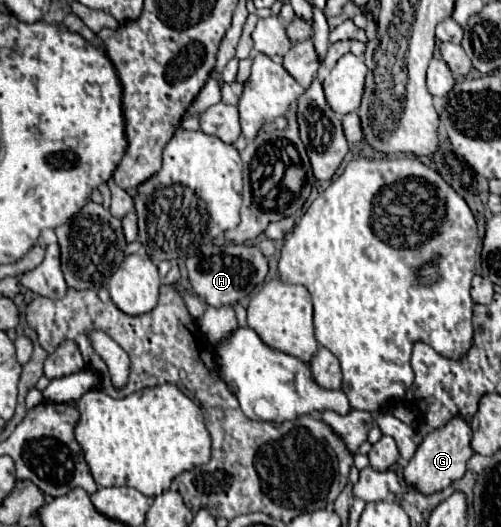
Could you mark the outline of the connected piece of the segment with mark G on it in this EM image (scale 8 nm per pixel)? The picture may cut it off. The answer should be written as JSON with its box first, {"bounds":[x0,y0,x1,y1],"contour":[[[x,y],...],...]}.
{"bounds":[404,415,474,495],"contour":[[[454,415],[454,419],[450,419],[450,423],[446,423],[446,427],[434,429],[432,433],[428,433],[424,437],[424,441],[416,449],[416,455],[410,459],[410,463],[404,469],[404,481],[414,485],[416,491],[430,495],[430,493],[442,491],[448,485],[452,485],[454,481],[462,479],[466,473],[466,463],[474,455],[474,451],[470,447],[470,437],[472,437],[472,429],[470,429],[468,421],[460,415]]]}

